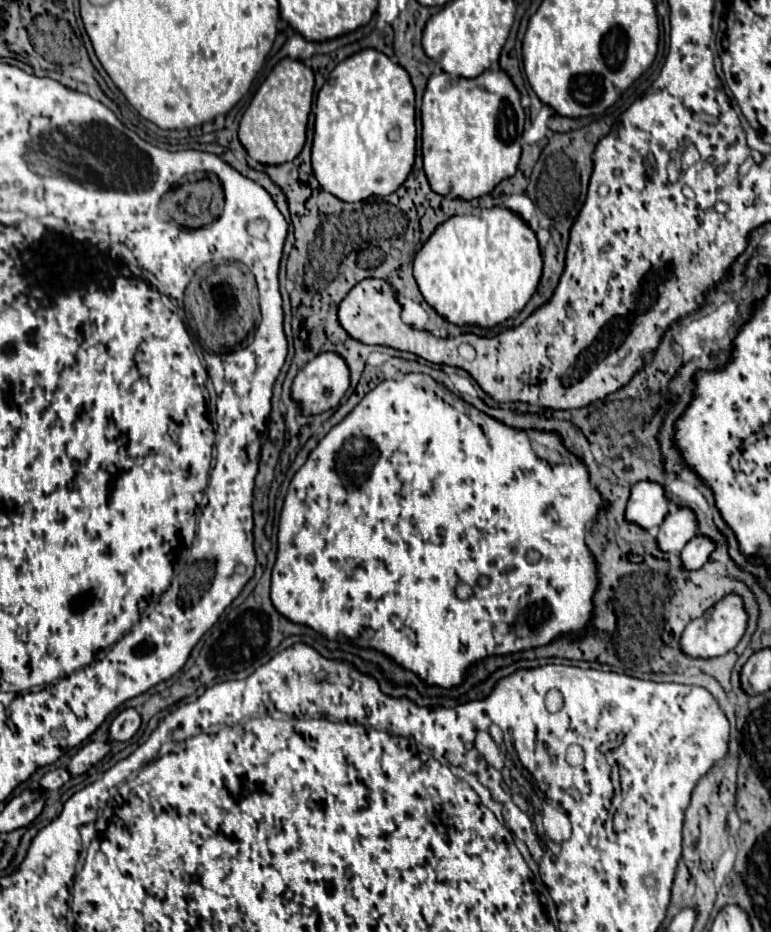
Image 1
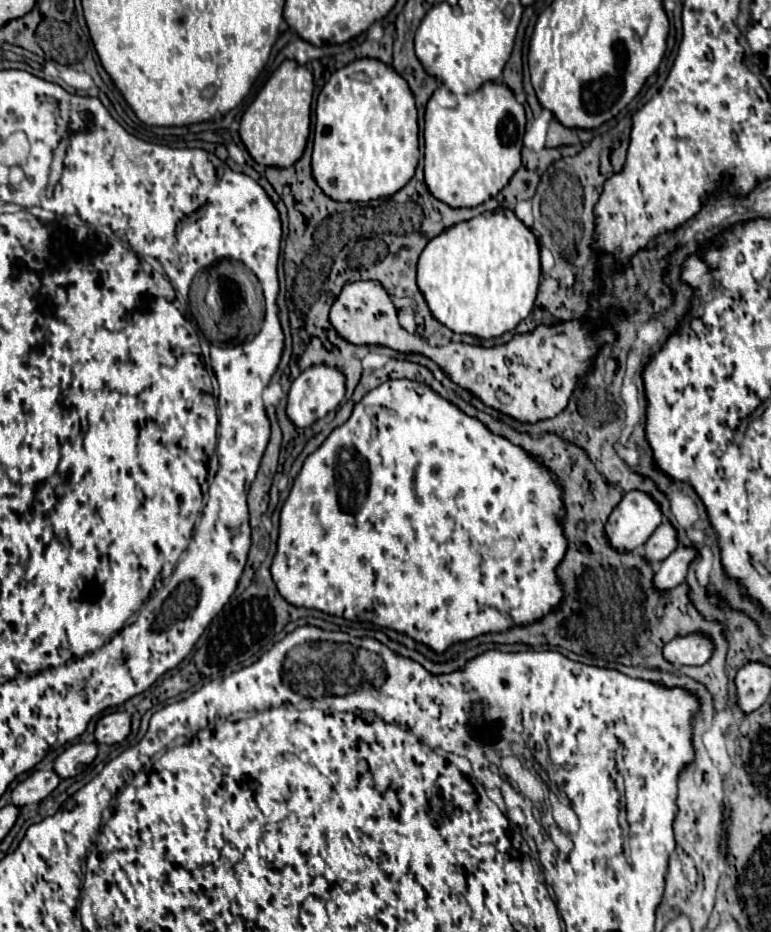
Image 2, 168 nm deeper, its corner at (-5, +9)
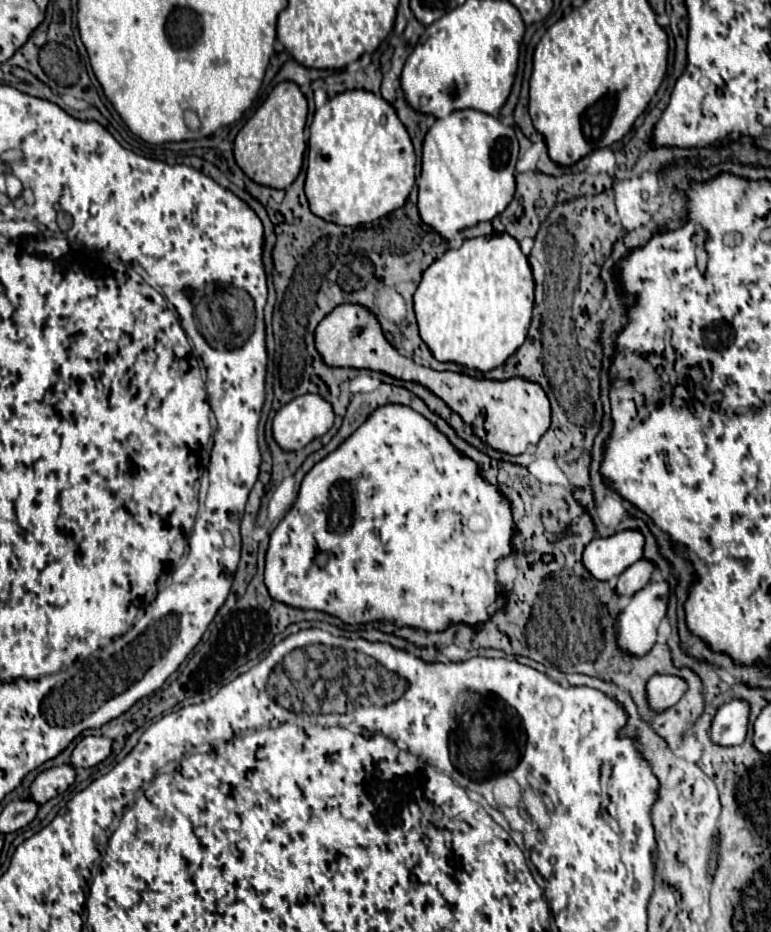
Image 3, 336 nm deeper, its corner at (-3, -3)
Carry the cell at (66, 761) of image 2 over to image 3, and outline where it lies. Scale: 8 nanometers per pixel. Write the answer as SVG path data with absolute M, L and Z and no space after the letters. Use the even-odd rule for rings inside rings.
M59 765L51 767L35 777L35 781L29 787L29 795L39 805L61 795L69 785L75 781L75 767L73 765Z

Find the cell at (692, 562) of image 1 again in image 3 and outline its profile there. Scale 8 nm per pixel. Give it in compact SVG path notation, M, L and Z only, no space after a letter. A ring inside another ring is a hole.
M657 581L637 591L619 615L619 645L627 653L647 653L657 641L659 621L667 613L669 583Z

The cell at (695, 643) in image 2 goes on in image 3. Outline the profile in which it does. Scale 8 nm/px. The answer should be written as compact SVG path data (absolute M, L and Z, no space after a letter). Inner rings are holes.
M657 673L647 683L647 699L655 711L663 711L675 705L687 691L687 681L677 675Z

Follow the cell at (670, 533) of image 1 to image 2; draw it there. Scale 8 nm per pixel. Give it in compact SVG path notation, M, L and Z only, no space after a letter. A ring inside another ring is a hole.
M661 523L645 543L643 557L645 561L653 561L655 565L667 559L675 549L677 549L677 531L673 529L671 523Z

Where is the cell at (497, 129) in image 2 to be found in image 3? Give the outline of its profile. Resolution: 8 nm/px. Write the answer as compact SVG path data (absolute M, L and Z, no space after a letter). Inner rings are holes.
M461 109L461 111L453 111L451 115L443 117L443 119L435 119L435 123L429 127L429 131L425 135L422 147L421 177L419 177L419 215L421 215L421 219L427 225L431 225L445 239L453 237L457 231L461 231L465 227L477 225L479 221L493 219L513 199L513 193L515 193L515 161L517 161L517 155L519 155L519 143L517 143L517 137L515 137L513 127L501 123L501 119L497 119L493 115L487 115L483 111L475 111L475 109Z

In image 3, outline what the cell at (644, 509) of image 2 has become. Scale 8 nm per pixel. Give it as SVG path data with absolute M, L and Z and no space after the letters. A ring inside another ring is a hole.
M639 529L617 531L609 537L593 537L585 547L583 563L601 581L611 581L643 557L643 547L645 537Z

